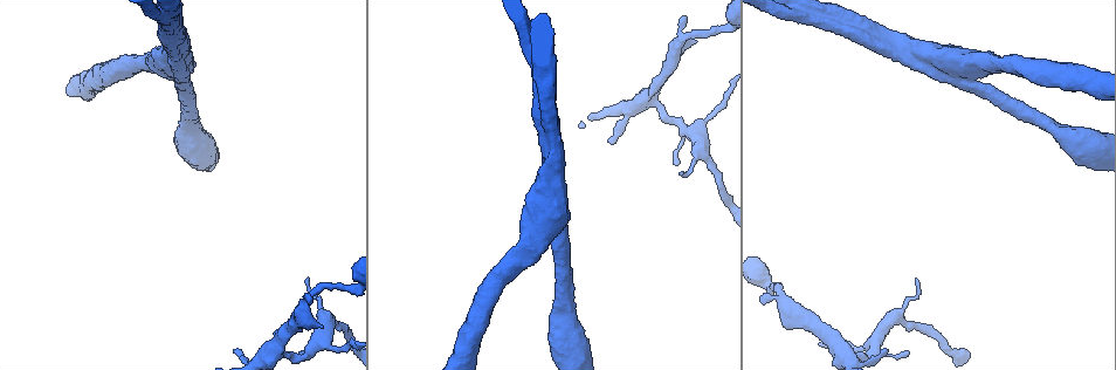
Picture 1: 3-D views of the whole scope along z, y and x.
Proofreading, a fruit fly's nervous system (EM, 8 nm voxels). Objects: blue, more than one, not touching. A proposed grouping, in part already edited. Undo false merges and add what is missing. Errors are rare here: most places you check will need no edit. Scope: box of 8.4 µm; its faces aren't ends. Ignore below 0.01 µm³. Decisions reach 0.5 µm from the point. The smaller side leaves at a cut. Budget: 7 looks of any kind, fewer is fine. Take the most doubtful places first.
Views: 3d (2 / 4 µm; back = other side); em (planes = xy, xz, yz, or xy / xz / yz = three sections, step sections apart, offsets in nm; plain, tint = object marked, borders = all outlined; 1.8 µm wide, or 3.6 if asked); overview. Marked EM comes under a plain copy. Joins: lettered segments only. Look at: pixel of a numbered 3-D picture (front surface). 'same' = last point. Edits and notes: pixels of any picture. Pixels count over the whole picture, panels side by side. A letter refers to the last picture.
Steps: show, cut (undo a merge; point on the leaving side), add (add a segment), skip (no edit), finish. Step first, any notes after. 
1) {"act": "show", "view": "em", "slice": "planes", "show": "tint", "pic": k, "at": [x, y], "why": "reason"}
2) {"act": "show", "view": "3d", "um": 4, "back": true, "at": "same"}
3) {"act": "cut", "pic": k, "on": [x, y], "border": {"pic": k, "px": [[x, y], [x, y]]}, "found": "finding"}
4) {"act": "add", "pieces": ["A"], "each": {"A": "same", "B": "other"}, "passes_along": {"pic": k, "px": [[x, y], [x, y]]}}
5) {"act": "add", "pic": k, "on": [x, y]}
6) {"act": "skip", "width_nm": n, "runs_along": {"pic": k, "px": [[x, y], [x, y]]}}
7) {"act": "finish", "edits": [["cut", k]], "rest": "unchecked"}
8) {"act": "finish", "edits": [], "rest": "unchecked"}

{"act": "show", "view": "3d", "um": 4, "pic": 1, "at": [180, 84], "why": "two arms in line, one across"}

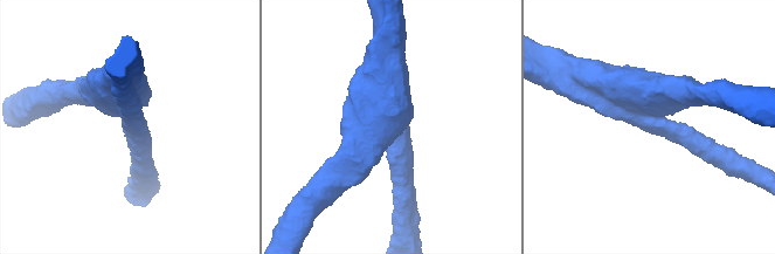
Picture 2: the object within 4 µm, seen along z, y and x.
{"act": "show", "view": "em", "um": 3.6, "slice": "planes", "show": "tint", "pic": 2, "at": [656, 119], "arms": 3, "arm_widths_nm": [320, 480, 600], "why": "shape alone is not enough"}

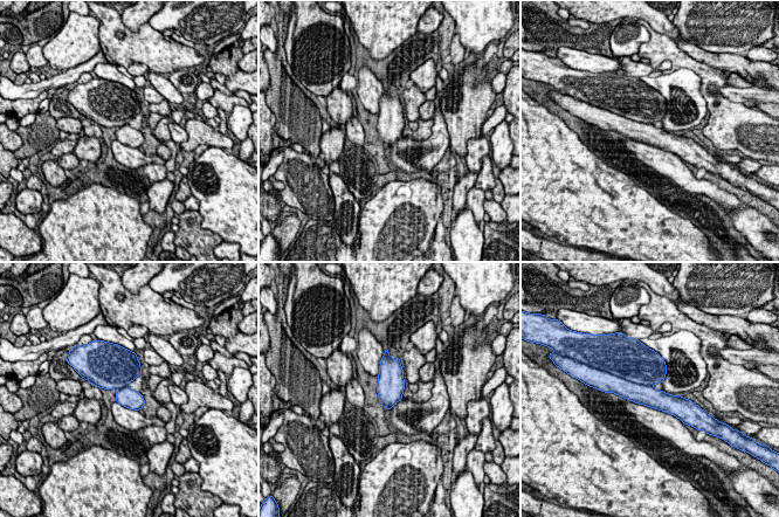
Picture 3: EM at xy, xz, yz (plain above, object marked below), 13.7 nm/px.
{"act": "show", "view": "em", "um": 3.6, "slice": "planes", "show": "borders", "at": "same"}

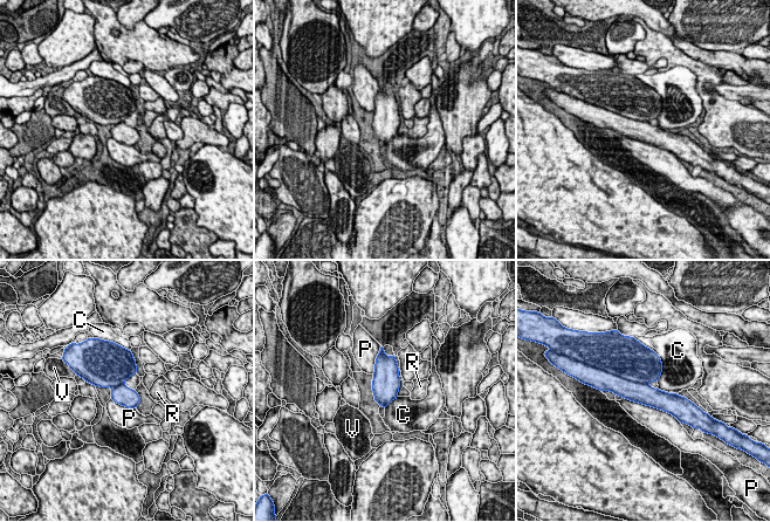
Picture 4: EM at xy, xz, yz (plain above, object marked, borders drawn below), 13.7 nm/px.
{"act": "cut", "pic": 4, "on": [633, 391], "each": {"C": "other", "P": "other", "R": "other", "V": "other"}, "border": {"pic": 4, "px": [[611, 372], [647, 384]]}, "found": "a second neuron is stuck on"}

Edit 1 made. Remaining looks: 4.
{"act": "show", "view": "3d", "um": 2, "pic": 1, "at": [783, 326], "why": "free end"}

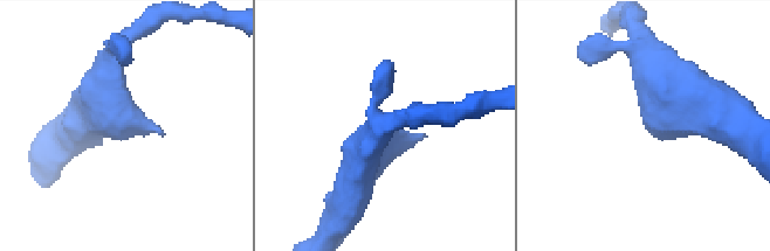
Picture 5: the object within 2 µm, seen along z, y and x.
{"act": "show", "view": "em", "slice": "yz", "step": 8, "show": "borders", "pic": 5, "at": [652, 132]}

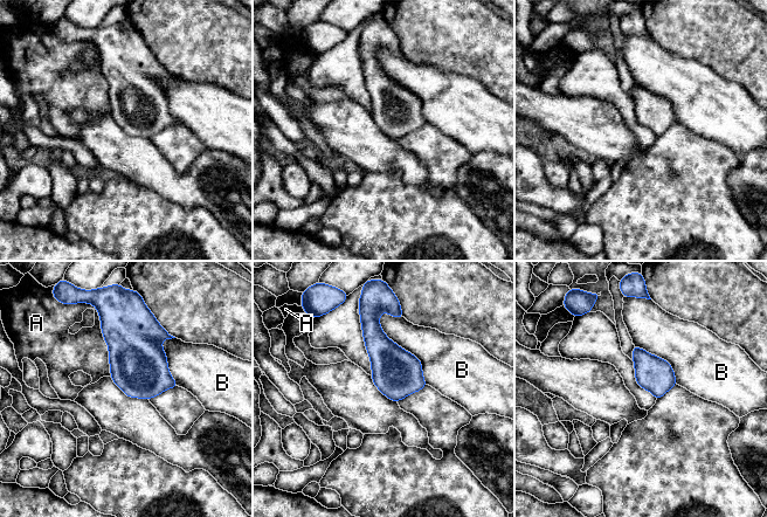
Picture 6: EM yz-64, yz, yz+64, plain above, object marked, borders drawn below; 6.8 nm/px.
{"act": "show", "view": "em", "slice": "planes", "show": "borders", "at": "same"}

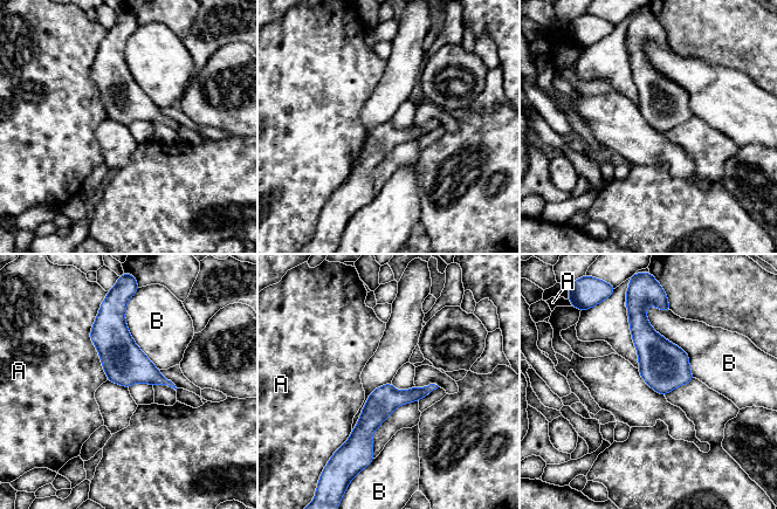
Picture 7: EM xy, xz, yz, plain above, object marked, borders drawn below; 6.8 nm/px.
{"act": "skip", "each": {"A": "other", "B": "other"}, "border": {"pic": 7, "px": [[98, 309], [90, 339], [108, 379]]}, "found": "no lettered segment goes on from it"}

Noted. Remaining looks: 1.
{"act": "finish", "edits": [["cut", 4]], "rest": "unchecked"}

